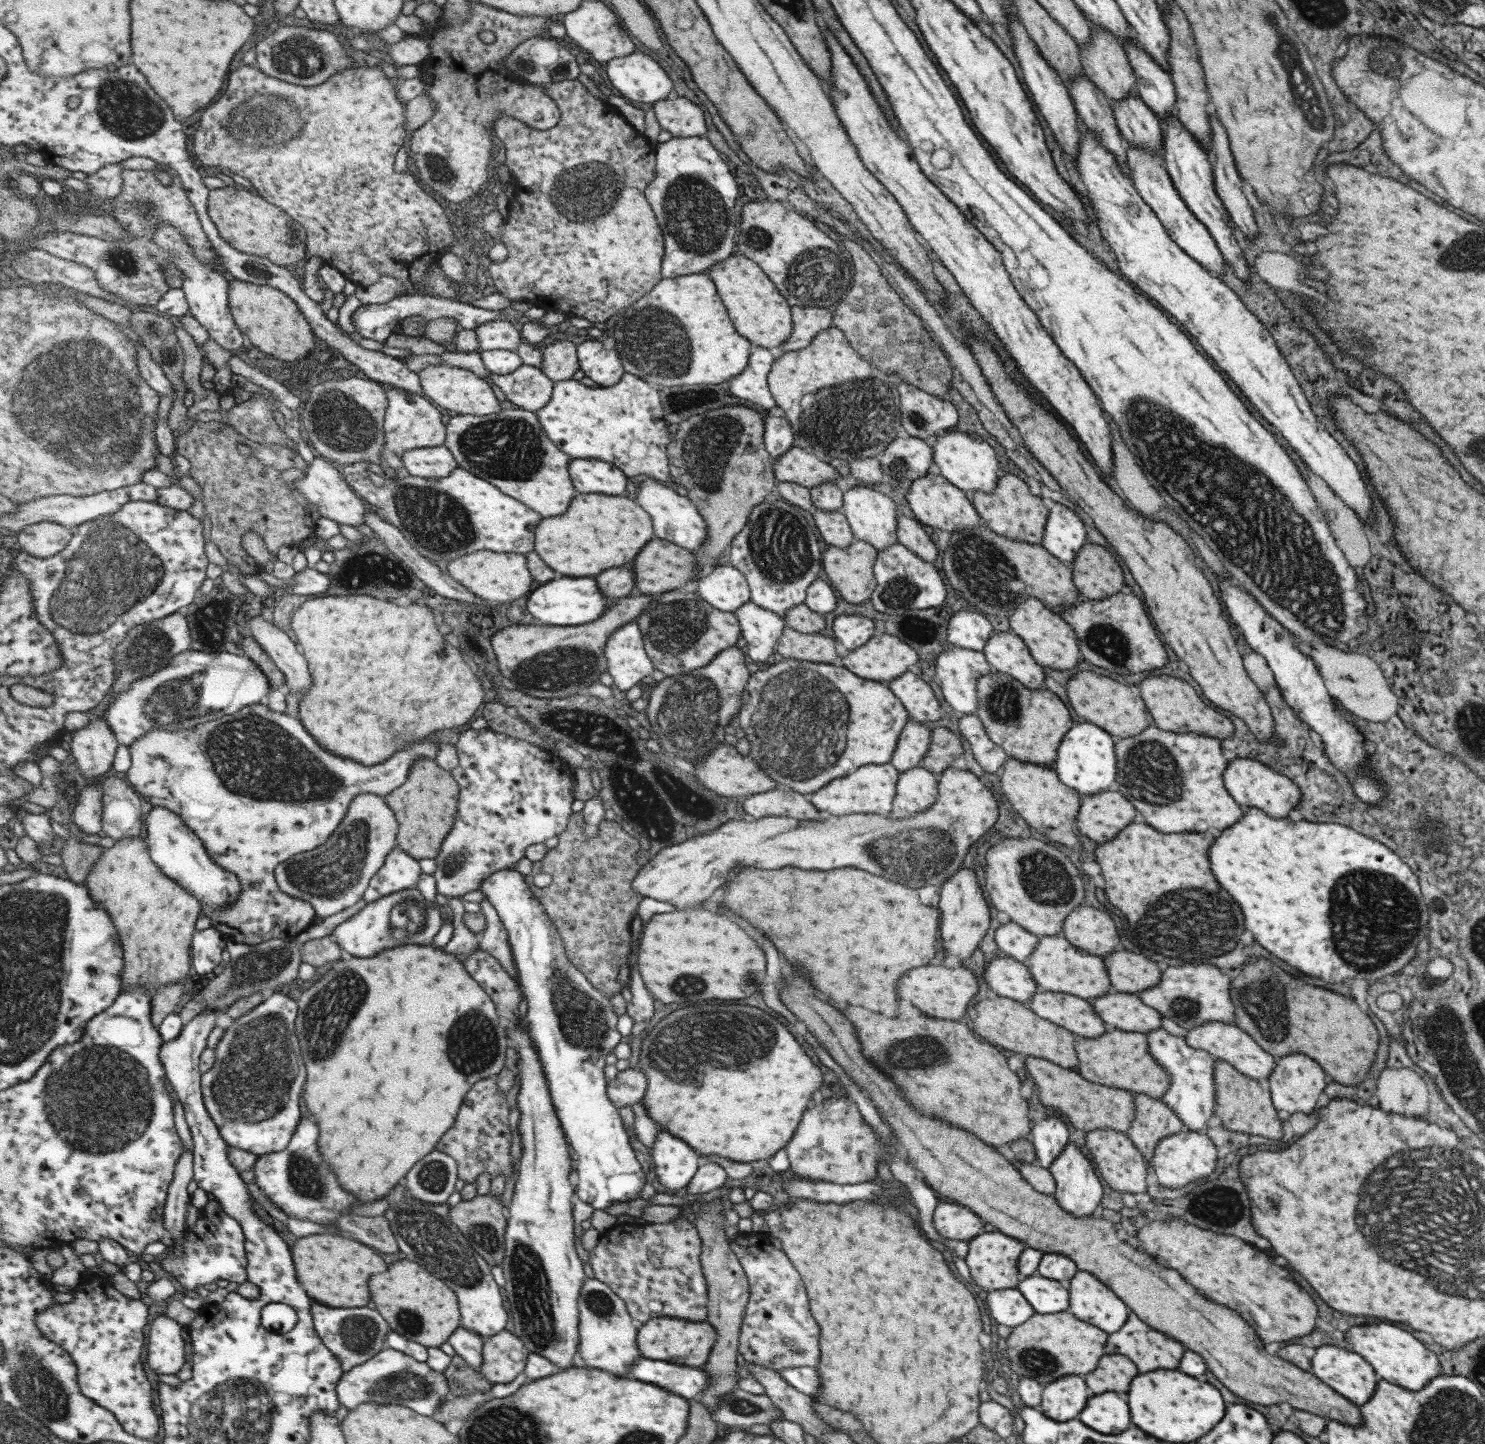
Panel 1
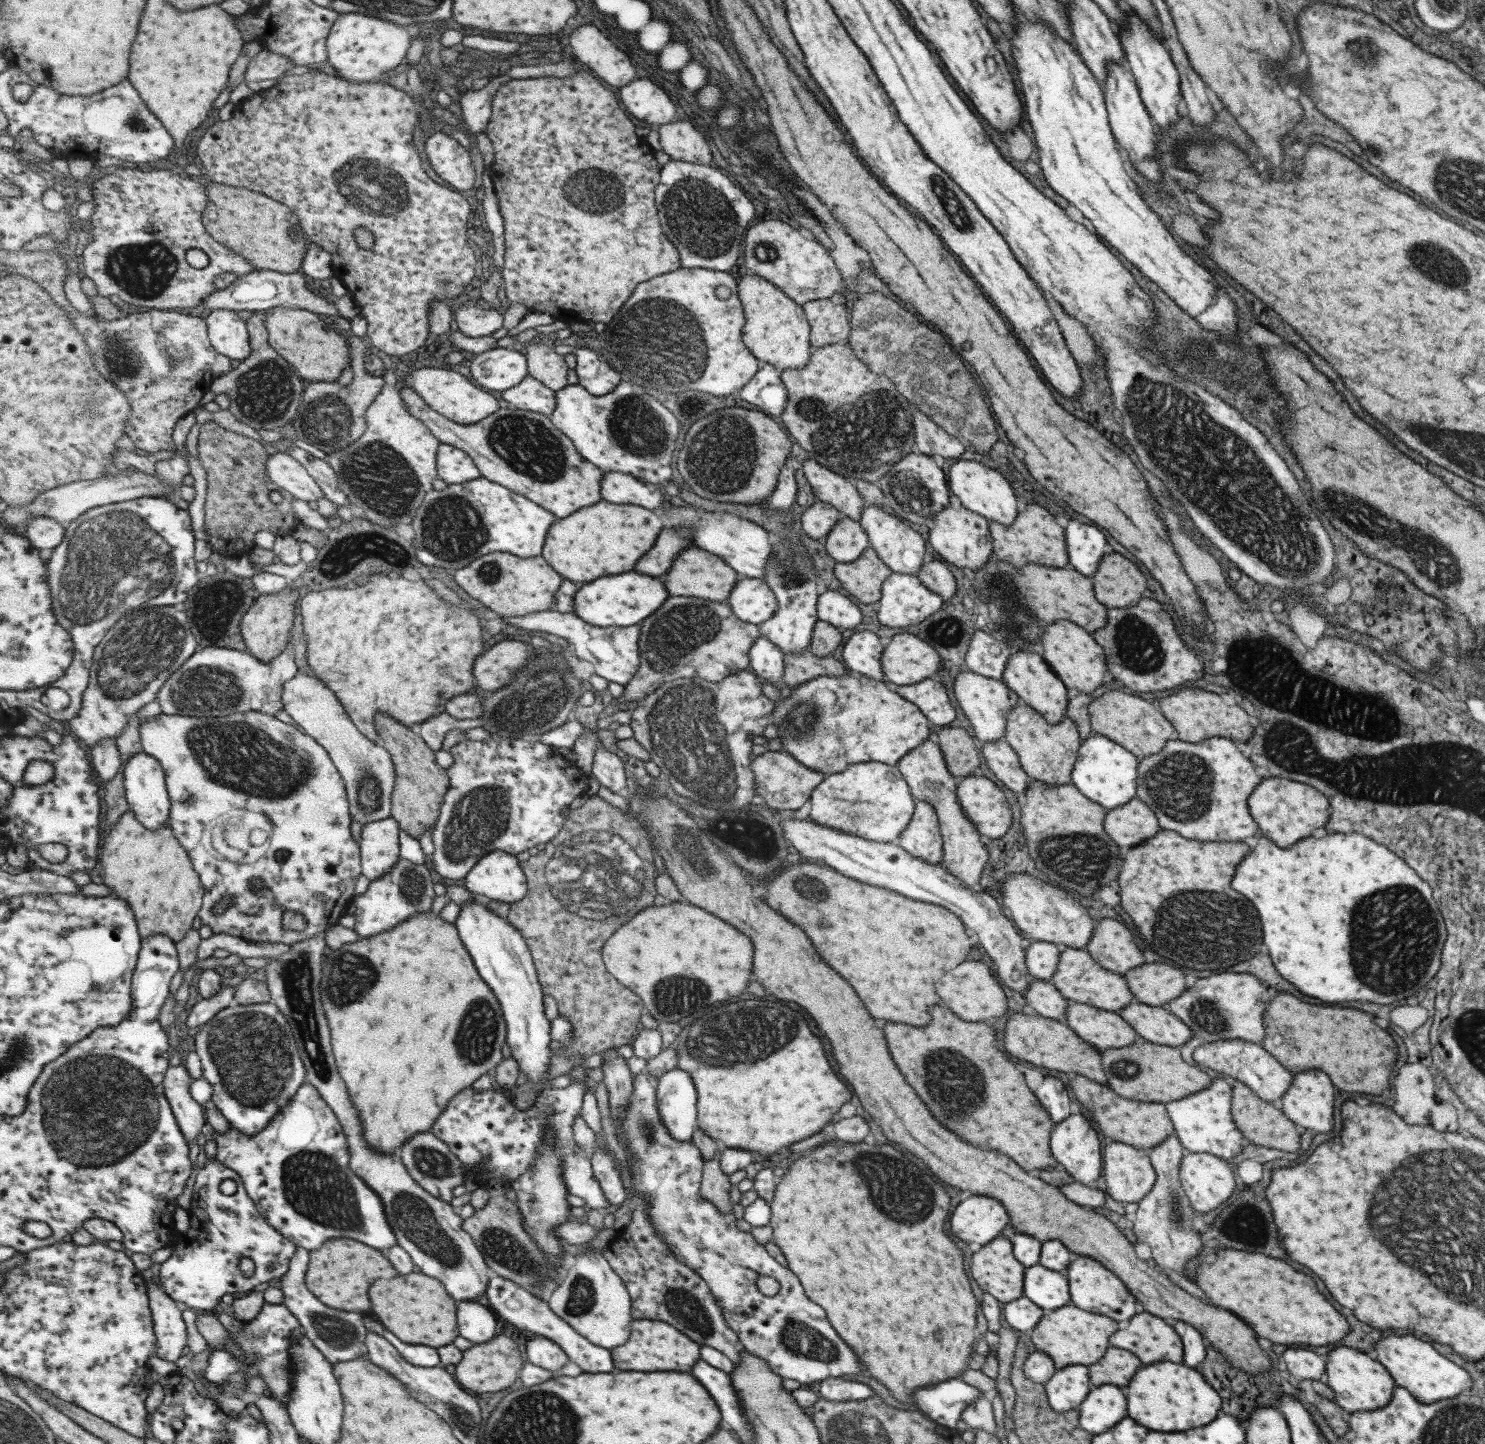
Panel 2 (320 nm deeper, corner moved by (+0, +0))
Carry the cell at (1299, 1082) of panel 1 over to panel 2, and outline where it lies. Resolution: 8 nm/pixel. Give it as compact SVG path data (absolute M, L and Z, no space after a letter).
M1323 1072L1295 1074L1280 1099L1280 1111L1294 1125L1315 1132L1329 1132L1333 1128L1333 1086Z

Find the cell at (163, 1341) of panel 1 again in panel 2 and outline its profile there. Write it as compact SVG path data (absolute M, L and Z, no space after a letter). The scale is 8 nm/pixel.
M150 1280L151 1310L154 1314L155 1332L158 1334L156 1356L175 1362L187 1351L187 1324L183 1320L183 1310L164 1289L164 1286Z

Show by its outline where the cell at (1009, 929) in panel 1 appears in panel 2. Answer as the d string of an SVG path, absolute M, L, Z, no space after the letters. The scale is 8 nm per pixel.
M1035 941L1025 948L1025 966L1034 979L1047 980L1053 976L1061 948L1048 942Z

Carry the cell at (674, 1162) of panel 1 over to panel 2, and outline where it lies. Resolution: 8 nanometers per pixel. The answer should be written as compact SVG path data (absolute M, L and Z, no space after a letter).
M679 1068L660 1079L658 1105L671 1136L680 1141L692 1139L696 1128L696 1090L689 1073Z

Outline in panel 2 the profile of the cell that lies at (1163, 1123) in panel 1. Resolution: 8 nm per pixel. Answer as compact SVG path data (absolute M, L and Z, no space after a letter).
M1170 1134L1157 1146L1146 1150L1150 1158L1151 1166L1156 1174L1155 1182L1151 1190L1138 1200L1135 1219L1132 1221L1132 1231L1136 1236L1136 1242L1143 1242L1150 1248L1151 1256L1156 1264L1156 1269L1163 1274L1172 1272L1177 1276L1183 1276L1189 1280L1189 1270L1185 1268L1187 1262L1191 1262L1199 1250L1201 1240L1197 1232L1193 1230L1194 1208L1190 1205L1188 1198L1178 1179L1179 1165L1185 1149L1174 1134Z

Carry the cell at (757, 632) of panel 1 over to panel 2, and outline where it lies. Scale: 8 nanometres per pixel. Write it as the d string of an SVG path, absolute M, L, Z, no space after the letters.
M766 636L754 640L750 650L747 650L749 658L749 670L760 680L775 684L782 678L783 654L774 644L766 639Z

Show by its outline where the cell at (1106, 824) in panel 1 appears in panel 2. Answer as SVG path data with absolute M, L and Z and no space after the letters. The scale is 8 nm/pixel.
M1135 797L1105 815L1105 832L1117 846L1135 846L1159 832L1155 814Z

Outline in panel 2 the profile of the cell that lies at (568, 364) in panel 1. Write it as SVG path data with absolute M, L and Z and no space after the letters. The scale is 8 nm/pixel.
M550 341L529 346L526 355L529 373L533 378L556 391L569 386L569 366L563 355L555 352Z

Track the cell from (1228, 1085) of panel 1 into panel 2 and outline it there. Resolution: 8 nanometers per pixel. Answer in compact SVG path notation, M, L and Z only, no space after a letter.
M1230 1080L1231 1098L1230 1113L1235 1123L1235 1128L1239 1130L1243 1138L1251 1144L1266 1146L1283 1152L1295 1152L1299 1150L1299 1134L1295 1132L1294 1124L1271 1102L1265 1102L1257 1098L1242 1082Z

